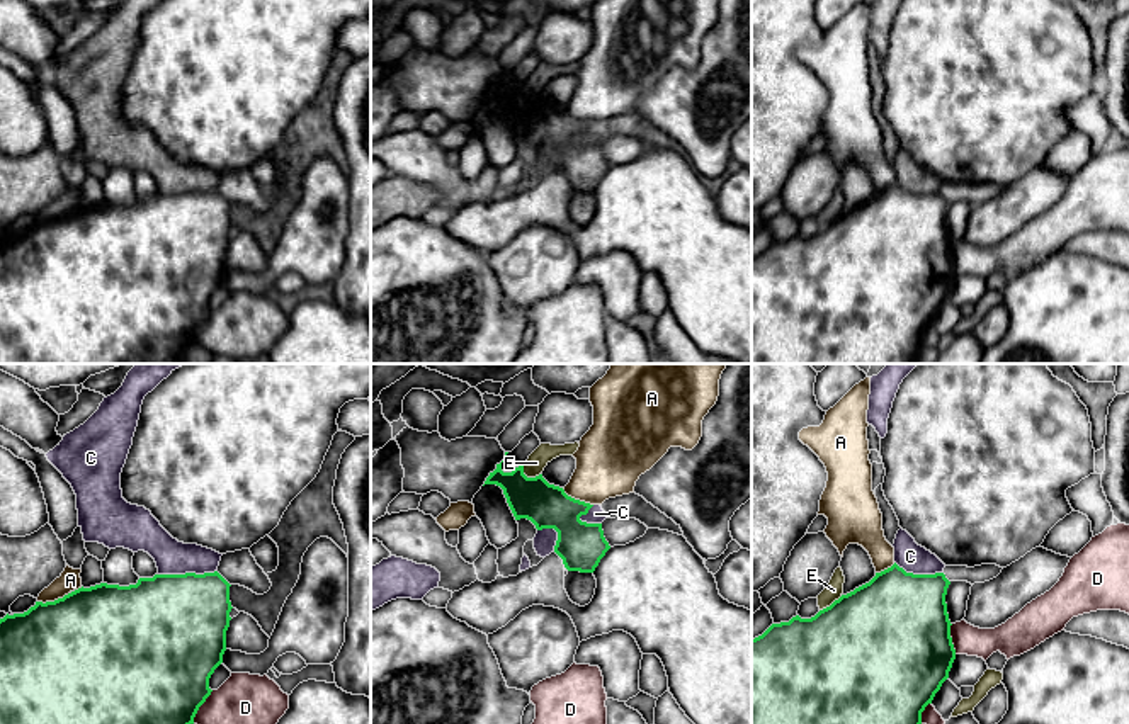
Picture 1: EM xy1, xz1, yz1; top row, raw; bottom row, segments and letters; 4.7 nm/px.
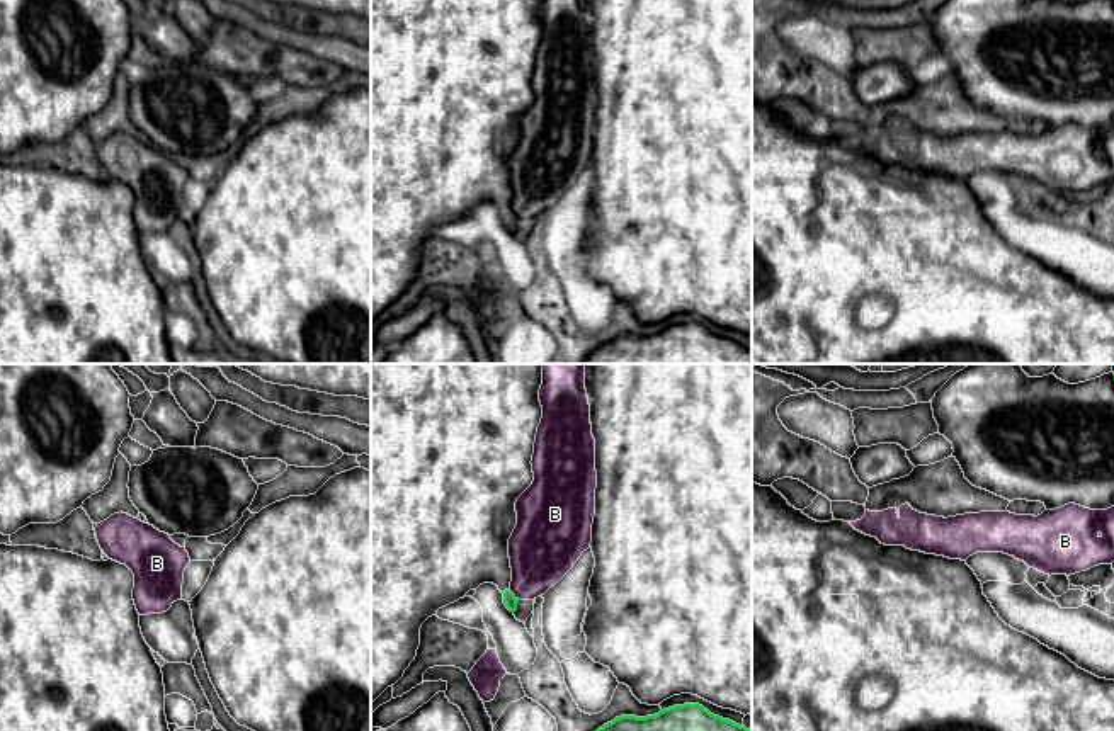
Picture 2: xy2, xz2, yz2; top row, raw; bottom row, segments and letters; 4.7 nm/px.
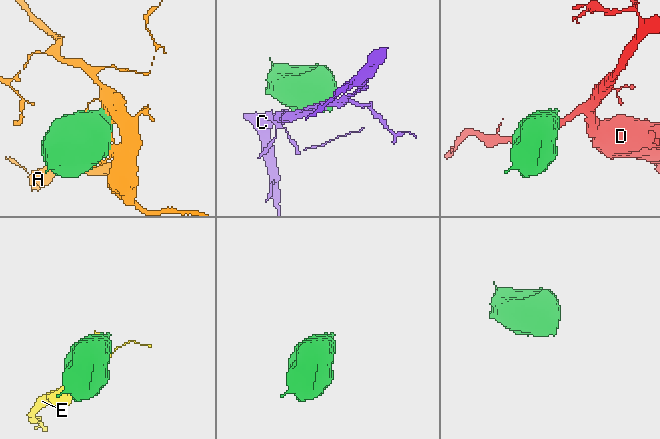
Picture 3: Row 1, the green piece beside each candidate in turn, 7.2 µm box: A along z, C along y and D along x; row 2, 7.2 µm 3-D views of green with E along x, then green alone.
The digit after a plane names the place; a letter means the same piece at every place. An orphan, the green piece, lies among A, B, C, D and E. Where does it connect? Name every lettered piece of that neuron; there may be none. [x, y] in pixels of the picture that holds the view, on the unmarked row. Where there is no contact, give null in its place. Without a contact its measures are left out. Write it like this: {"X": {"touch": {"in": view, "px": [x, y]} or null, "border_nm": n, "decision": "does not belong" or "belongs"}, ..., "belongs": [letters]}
{"A": {"touch": {"in": "xz1", "px": [577, 119]}, "border_nm": 170, "decision": "does not belong"}, "B": {"touch": {"in": "xz2", "px": [512, 213]}, "border_nm": 80, "decision": "does not belong"}, "C": {"touch": {"in": "xy1", "px": [187, 192]}, "border_nm": 280, "decision": "does not belong"}, "D": {"touch": {"in": "xy1", "px": [199, 325]}, "border_nm": 190, "decision": "does not belong"}, "E": {"touch": {"in": "xz1", "px": [526, 96]}, "border_nm": 100, "decision": "does not belong"}, "belongs": []}

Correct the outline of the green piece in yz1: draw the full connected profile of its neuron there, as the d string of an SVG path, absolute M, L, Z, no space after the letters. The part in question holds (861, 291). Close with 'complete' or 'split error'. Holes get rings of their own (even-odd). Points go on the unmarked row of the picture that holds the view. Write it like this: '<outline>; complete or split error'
M896 182L811 238L772 243L752 258L752 364L913 364L922 331L956 279L944 192L913 194Z; complete

